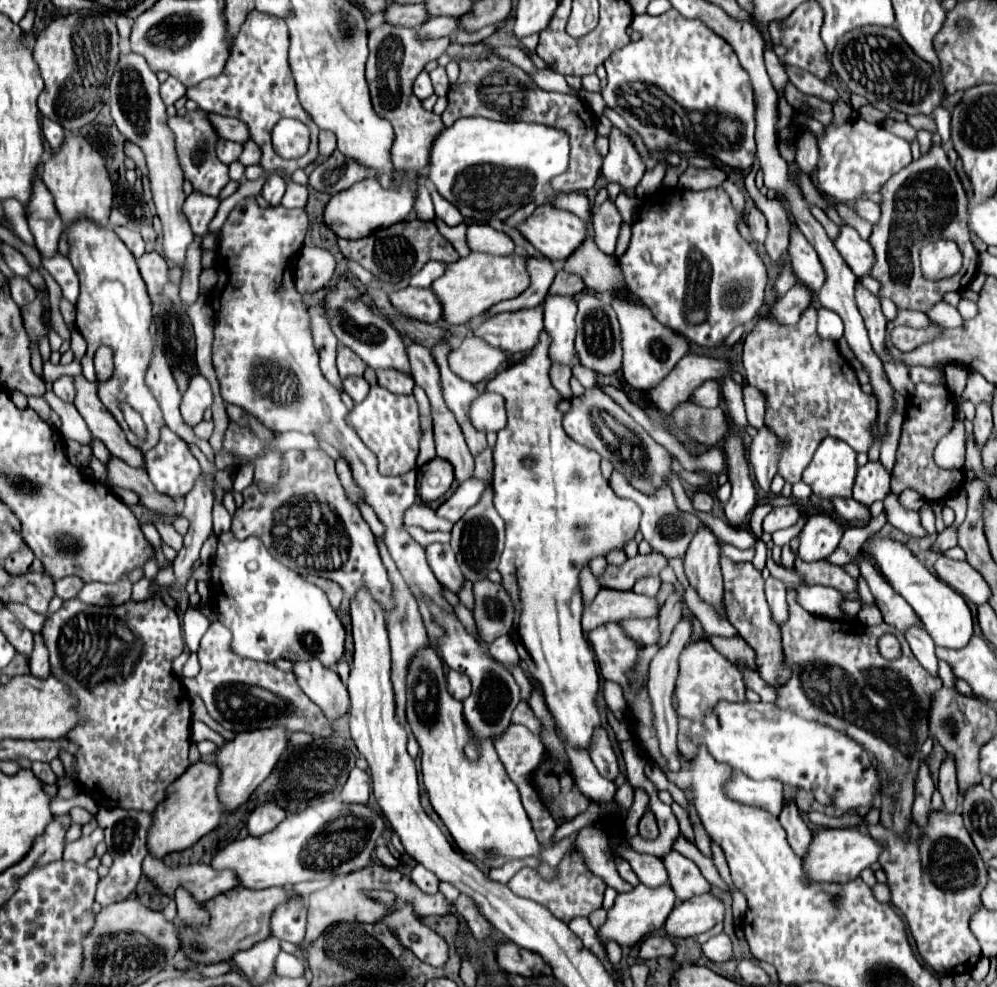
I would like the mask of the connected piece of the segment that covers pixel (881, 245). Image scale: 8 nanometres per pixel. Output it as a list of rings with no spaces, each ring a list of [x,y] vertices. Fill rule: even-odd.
[[[931,144],[929,152],[921,154],[919,160],[913,160],[901,172],[893,174],[891,180],[881,188],[881,218],[873,224],[869,244],[875,252],[873,278],[881,280],[879,298],[891,298],[899,308],[909,310],[931,310],[937,302],[943,300],[943,294],[949,290],[963,290],[969,286],[977,274],[979,254],[971,244],[969,230],[965,228],[967,220],[967,194],[961,190],[961,182],[955,180],[955,170],[949,168],[949,160],[941,144]],[[931,240],[953,240],[959,244],[963,254],[963,266],[955,276],[941,280],[927,280],[921,274],[919,250]]]

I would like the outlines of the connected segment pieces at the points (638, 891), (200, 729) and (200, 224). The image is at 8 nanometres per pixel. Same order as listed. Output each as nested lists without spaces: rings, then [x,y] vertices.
[[[639,884],[637,888],[633,888],[633,892],[627,894],[619,894],[613,908],[607,912],[607,920],[605,924],[597,930],[597,938],[599,942],[605,946],[609,940],[617,942],[621,948],[631,948],[637,942],[641,942],[641,938],[645,938],[647,934],[659,930],[669,912],[673,910],[673,902],[675,902],[675,892],[671,890],[671,886],[659,886],[659,888],[647,888],[645,884]]]
[[[193,720],[193,724],[191,724],[191,738],[193,738],[193,742],[211,740],[211,742],[215,742],[215,744],[225,744],[225,738],[223,738],[219,732],[211,730],[207,724],[203,724],[203,722],[199,722],[199,720]]]
[[[193,190],[187,196],[187,200],[183,204],[183,212],[185,212],[185,218],[189,220],[189,226],[193,228],[195,236],[203,236],[207,232],[207,224],[215,216],[217,208],[219,208],[219,200],[213,196],[205,196],[197,190]]]

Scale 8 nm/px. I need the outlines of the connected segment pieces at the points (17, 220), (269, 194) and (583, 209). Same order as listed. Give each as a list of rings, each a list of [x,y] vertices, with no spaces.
[[[7,200],[5,202],[5,214],[9,216],[9,230],[13,230],[21,242],[33,246],[33,234],[27,228],[25,210],[21,208],[21,204],[17,204],[17,200]]]
[[[269,176],[263,184],[263,190],[261,190],[261,196],[271,204],[271,206],[277,206],[281,202],[285,194],[285,182],[279,178],[279,176]]]
[[[569,192],[569,194],[557,194],[551,200],[553,206],[563,208],[573,212],[575,216],[579,216],[581,220],[585,220],[585,224],[589,224],[591,220],[591,208],[589,208],[589,198],[581,192]]]

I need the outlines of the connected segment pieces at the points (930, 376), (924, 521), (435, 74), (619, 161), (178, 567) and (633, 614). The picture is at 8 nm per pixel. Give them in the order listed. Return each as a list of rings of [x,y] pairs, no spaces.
[[[909,366],[909,378],[917,384],[917,382],[943,382],[943,372],[941,370],[929,370],[925,366]]]
[[[926,503],[919,510],[919,514],[921,516],[921,524],[925,528],[925,530],[927,530],[928,534],[934,533],[935,527],[934,527],[934,521],[933,521],[933,511],[932,511],[929,503]]]
[[[437,66],[433,72],[429,72],[431,74],[431,82],[433,82],[433,88],[435,88],[435,94],[437,96],[447,96],[447,92],[449,92],[449,78],[447,78],[447,72],[445,72],[445,68],[443,66]]]
[[[611,126],[609,154],[603,160],[601,172],[607,184],[619,182],[623,190],[633,190],[641,176],[645,174],[643,158],[633,146],[633,140],[627,134],[623,134],[617,126]]]
[[[203,476],[197,480],[195,488],[185,496],[183,516],[189,520],[189,532],[185,534],[183,550],[177,554],[173,568],[177,576],[177,584],[173,588],[185,588],[191,572],[191,564],[199,560],[199,550],[203,542],[209,538],[211,526],[211,508],[213,508],[213,494],[205,486]]]
[[[601,588],[597,598],[583,612],[583,630],[589,632],[605,622],[621,622],[629,618],[655,618],[659,612],[657,598],[635,592]]]

